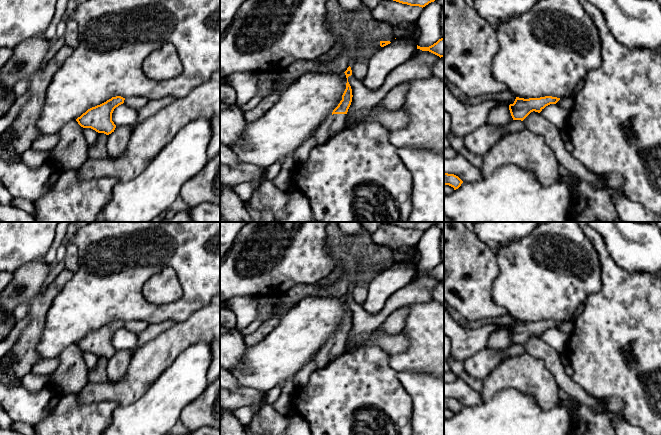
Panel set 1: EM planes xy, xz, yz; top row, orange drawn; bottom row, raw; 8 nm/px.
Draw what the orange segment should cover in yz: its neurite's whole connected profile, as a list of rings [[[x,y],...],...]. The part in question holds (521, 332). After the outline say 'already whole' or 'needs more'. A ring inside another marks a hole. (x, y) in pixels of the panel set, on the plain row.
[[[552,320],[529,323],[516,321],[514,327],[509,329],[509,334],[513,344],[523,345],[531,336],[540,337],[546,330],[556,328],[559,324]]]; already whole

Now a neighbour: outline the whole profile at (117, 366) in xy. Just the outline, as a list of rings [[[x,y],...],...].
[[[116,350],[115,354],[107,359],[107,375],[111,381],[119,381],[124,377],[132,357],[132,350]]]

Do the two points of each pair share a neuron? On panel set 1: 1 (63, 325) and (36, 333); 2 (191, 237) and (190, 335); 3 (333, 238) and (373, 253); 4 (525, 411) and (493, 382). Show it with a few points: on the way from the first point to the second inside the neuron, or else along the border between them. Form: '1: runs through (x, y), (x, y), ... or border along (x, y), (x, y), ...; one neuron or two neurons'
1: border along (49, 308), (43, 333), (36, 348), (38, 354); two neurons
2: border along (209, 302), (196, 309), (185, 320), (175, 323); two neurons
3: runs through (343, 241), (356, 255), (363, 255); one neuron
4: border along (524, 393), (503, 388), (489, 400), (482, 402); two neurons

